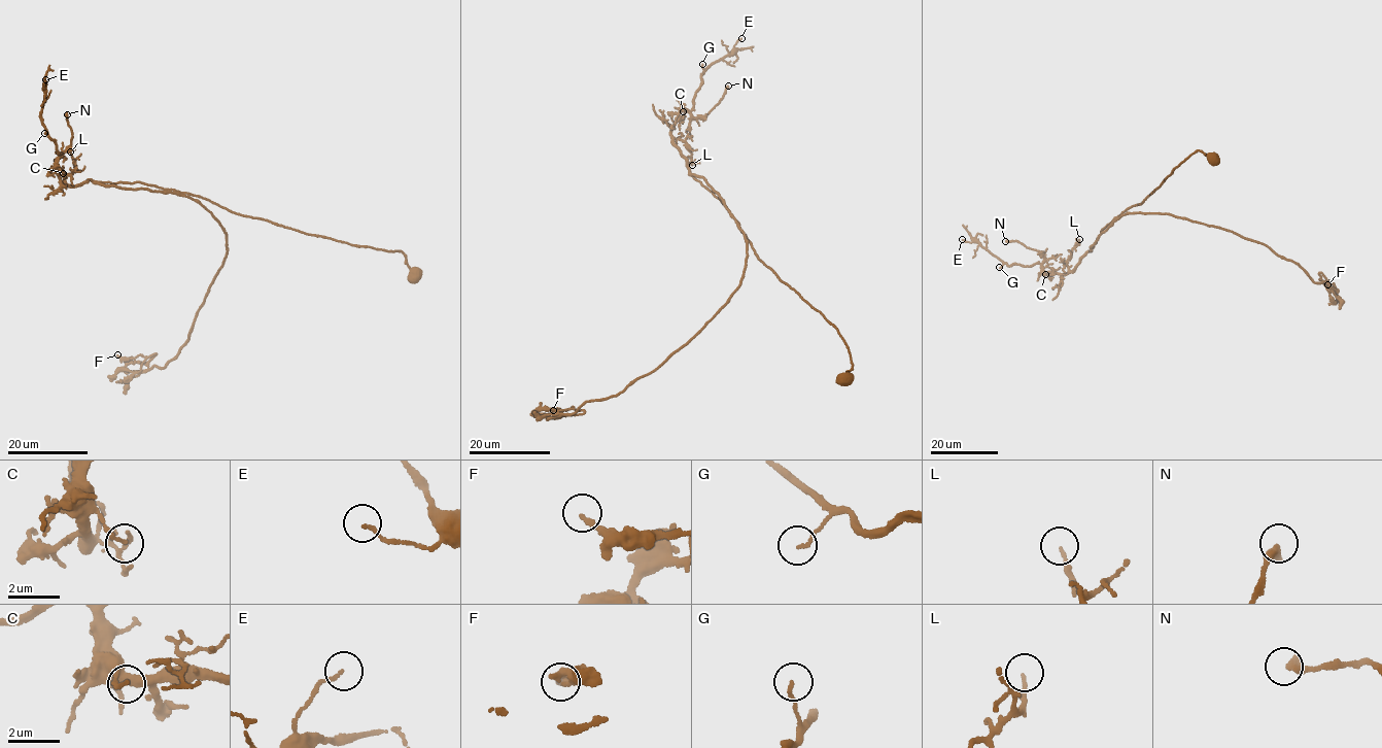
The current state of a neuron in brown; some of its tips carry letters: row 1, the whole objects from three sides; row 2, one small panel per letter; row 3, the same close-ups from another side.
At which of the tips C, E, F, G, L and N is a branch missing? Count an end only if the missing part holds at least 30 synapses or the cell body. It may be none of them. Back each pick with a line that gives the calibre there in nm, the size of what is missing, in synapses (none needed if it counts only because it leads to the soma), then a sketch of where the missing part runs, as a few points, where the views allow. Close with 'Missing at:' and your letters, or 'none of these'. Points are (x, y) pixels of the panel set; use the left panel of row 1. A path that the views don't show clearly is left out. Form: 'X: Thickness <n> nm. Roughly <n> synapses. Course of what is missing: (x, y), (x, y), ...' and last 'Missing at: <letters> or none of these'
Missing at: none of these

